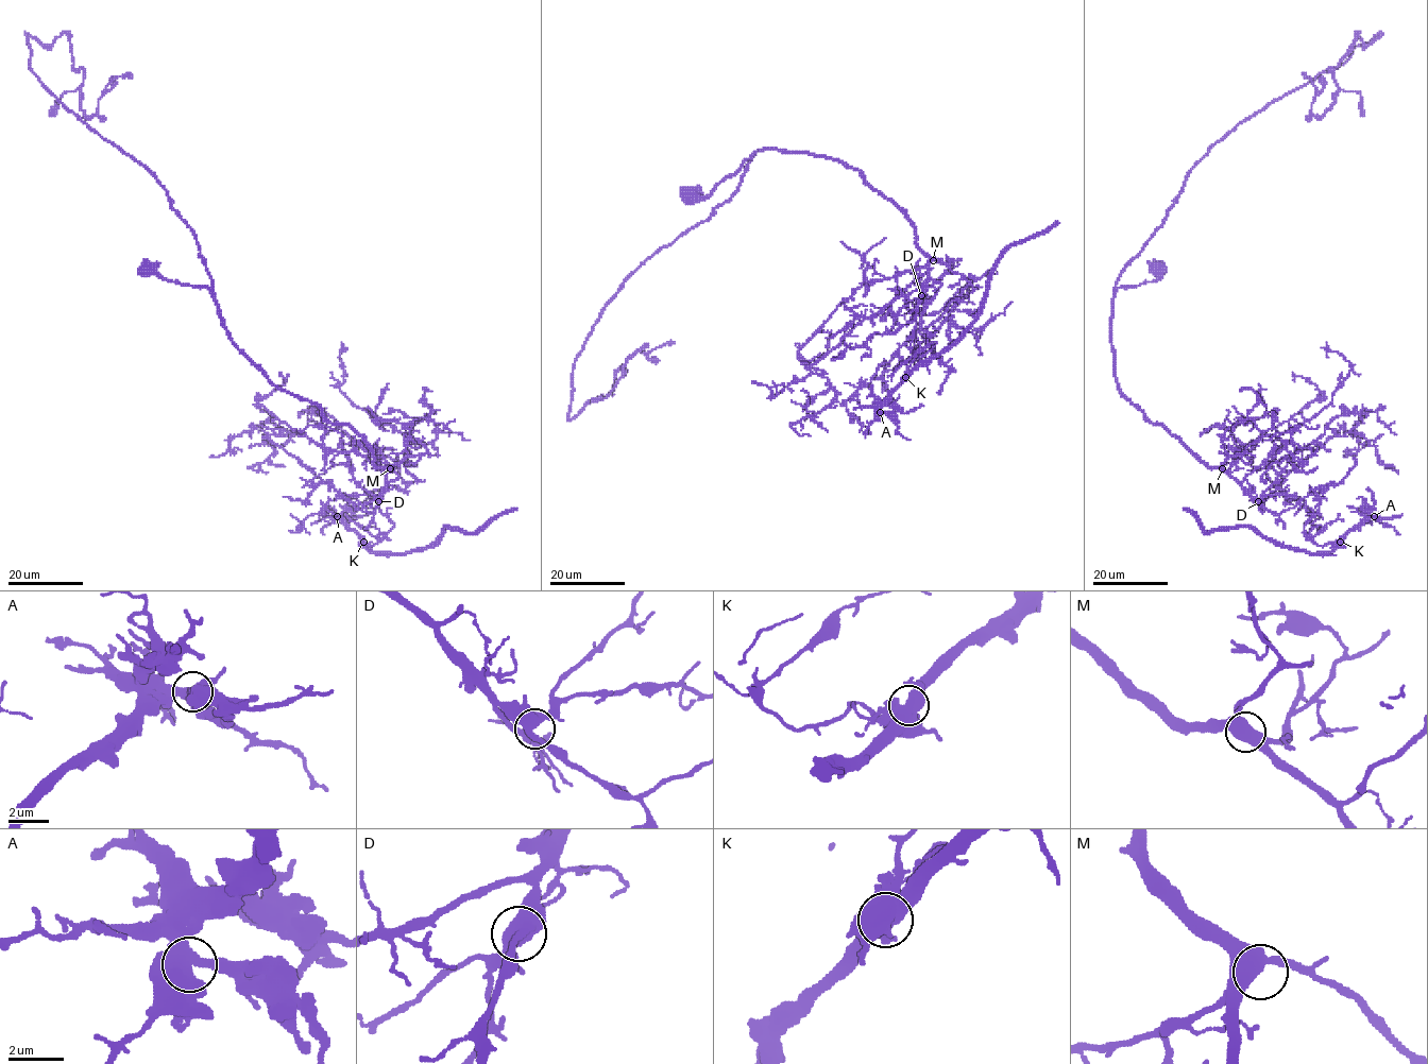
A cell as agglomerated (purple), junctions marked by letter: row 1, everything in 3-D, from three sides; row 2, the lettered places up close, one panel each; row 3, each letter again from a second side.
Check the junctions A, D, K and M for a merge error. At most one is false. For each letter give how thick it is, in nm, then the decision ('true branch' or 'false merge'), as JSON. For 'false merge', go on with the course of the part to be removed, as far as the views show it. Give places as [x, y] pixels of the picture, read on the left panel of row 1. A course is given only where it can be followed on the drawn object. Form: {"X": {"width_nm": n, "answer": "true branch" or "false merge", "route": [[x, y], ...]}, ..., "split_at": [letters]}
{"A": {"width_nm": 400, "answer": "true branch"}, "D": {"width_nm": 440, "answer": "true branch"}, "K": {"width_nm": 600, "answer": "false merge", "route": [[363, 542], [374, 551], [408, 553], [426, 549], [445, 527], [470, 533], [483, 529], [497, 517], [516, 509]]}, "M": {"width_nm": 440, "answer": "true branch"}, "split_at": ["K"]}

